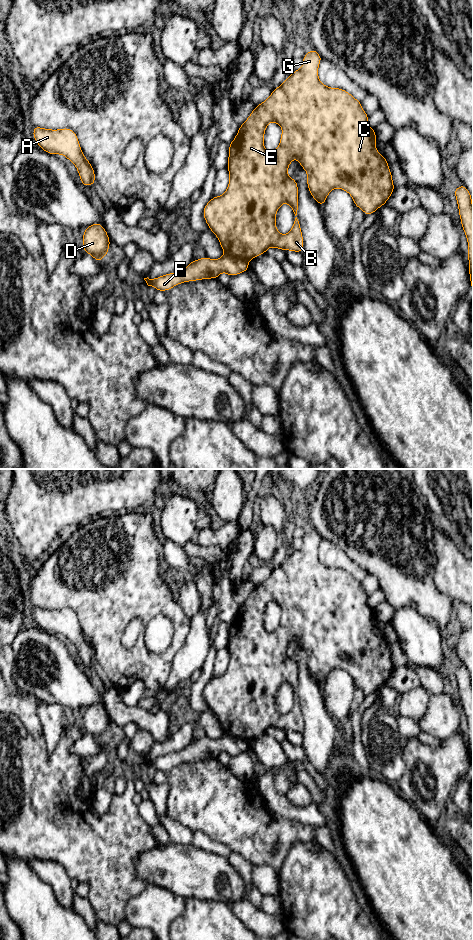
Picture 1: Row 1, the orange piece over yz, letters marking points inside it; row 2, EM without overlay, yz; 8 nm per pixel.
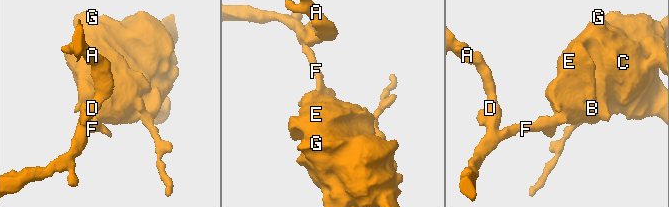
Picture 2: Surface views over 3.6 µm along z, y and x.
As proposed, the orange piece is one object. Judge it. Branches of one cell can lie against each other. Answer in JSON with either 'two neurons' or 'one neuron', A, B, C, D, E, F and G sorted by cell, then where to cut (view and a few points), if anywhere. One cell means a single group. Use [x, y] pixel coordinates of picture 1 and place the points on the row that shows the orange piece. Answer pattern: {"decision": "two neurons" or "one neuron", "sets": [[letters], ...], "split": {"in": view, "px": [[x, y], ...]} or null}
{"decision": "two neurons", "sets": [["A", "D", "F"], ["B", "C", "E", "G"]], "split": {"in": "yz", "px": [[225, 253], [244, 259], [247, 262]]}}

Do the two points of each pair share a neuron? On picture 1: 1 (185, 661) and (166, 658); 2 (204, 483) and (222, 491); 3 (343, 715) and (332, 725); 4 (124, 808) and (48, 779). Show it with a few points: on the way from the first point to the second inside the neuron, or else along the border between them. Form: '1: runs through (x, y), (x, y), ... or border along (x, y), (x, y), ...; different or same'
1: border along (185, 639), (173, 658), (170, 675), (166, 682); different
2: border along (215, 479), (213, 491), (209, 499); different
3: border along (323, 701), (327, 712), (339, 725); different
4: runs through (99, 828), (73, 829), (49, 804); same

